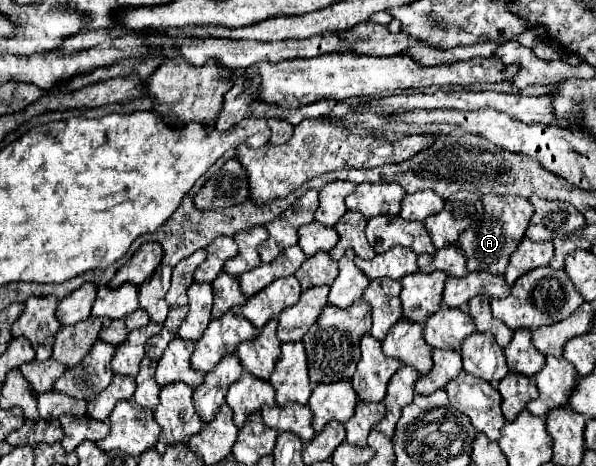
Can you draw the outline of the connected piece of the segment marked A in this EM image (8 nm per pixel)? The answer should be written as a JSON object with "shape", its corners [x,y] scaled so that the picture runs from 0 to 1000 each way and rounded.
{"shape":[[[814,418],[807,427],[814,440],[814,466],[807,479],[777,496],[777,504],[770,509],[770,526],[780,539],[787,582],[817,582],[824,590],[844,590],[854,569],[857,543],[881,509],[881,491],[898,453],[888,427],[878,427],[871,418]]]}

